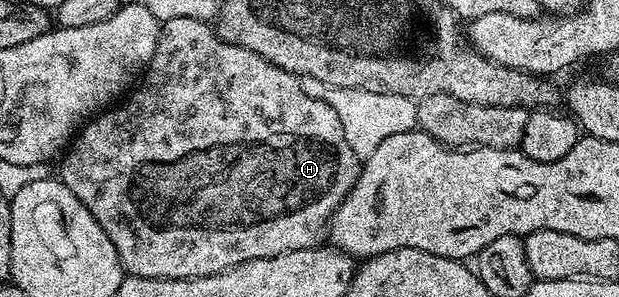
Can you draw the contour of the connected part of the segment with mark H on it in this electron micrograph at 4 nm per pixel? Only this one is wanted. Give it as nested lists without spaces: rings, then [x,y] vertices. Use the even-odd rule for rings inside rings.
[[[169,18],[162,21],[157,50],[153,50],[153,58],[147,63],[141,79],[130,89],[126,99],[91,117],[79,129],[62,160],[63,184],[83,203],[85,210],[97,218],[101,230],[105,230],[109,242],[113,242],[117,250],[124,273],[166,280],[212,276],[257,258],[273,258],[277,254],[316,247],[322,241],[319,240],[322,236],[324,239],[331,215],[349,194],[349,190],[353,190],[361,167],[361,157],[353,154],[353,146],[349,146],[341,118],[337,118],[337,110],[333,110],[333,106],[317,98],[309,98],[309,94],[301,90],[300,77],[273,66],[273,62],[265,62],[261,54],[253,54],[253,50],[245,50],[245,46],[233,46],[225,42],[208,21],[197,18]]]

